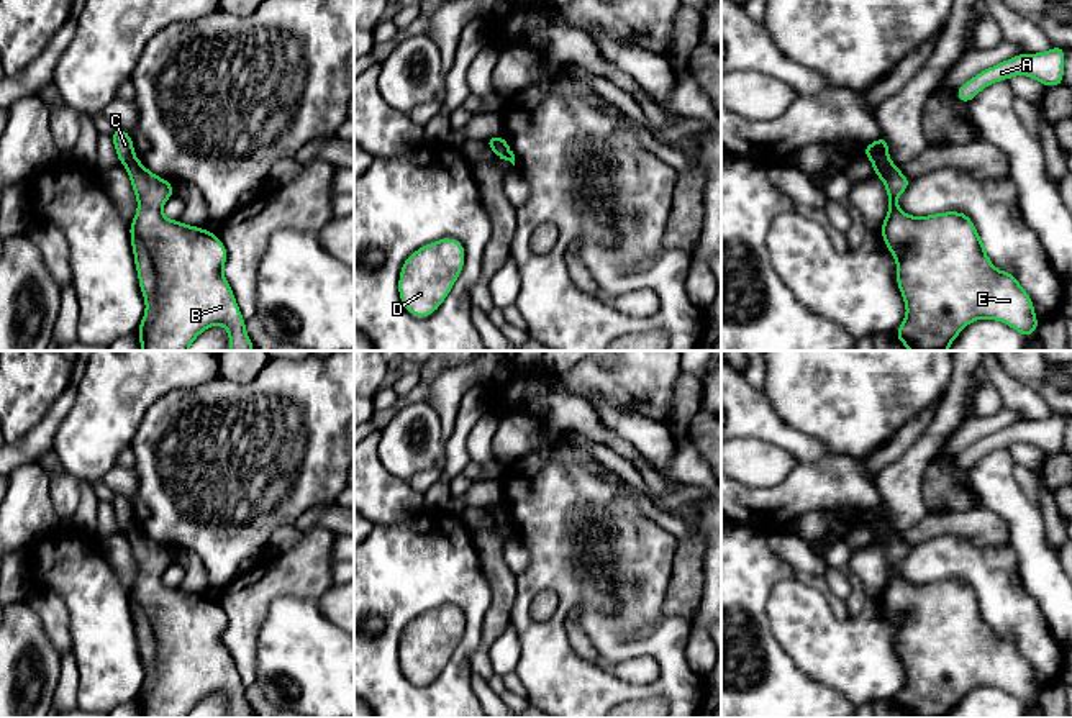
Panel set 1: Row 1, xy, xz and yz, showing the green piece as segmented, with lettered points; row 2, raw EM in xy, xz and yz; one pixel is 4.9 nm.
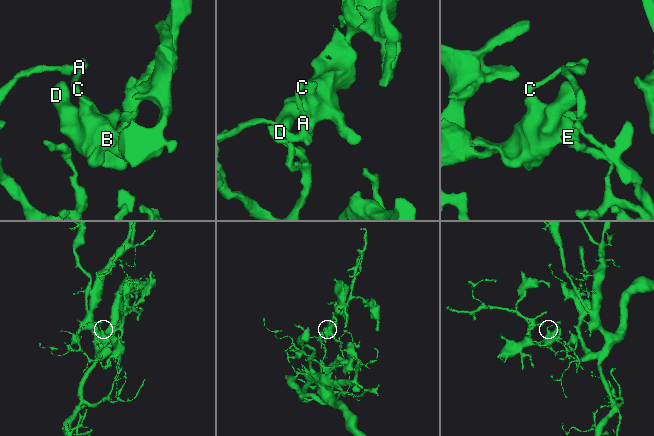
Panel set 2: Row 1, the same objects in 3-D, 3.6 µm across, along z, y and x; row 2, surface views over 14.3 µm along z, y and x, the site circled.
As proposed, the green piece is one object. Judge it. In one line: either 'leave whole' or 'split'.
split

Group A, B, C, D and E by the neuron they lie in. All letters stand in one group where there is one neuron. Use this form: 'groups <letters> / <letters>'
groups A C / B D E

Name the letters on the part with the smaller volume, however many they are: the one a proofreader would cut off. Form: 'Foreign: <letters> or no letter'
Foreign: B, D, E

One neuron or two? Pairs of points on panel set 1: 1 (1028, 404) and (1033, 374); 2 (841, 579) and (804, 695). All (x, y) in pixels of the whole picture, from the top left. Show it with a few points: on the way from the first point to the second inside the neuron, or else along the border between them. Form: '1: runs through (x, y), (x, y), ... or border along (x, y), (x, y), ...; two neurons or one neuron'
1: border along (1002, 368), (1023, 382), (1038, 387); two neurons
2: border along (823, 577), (843, 600); two neurons

